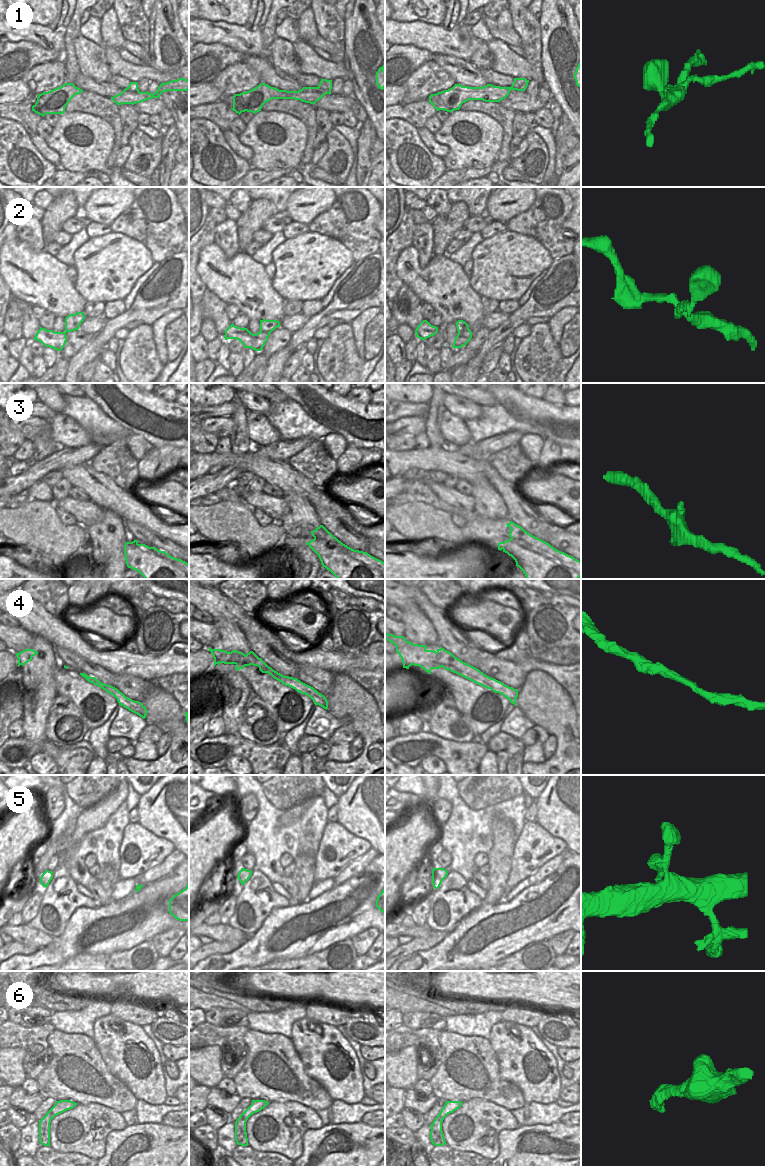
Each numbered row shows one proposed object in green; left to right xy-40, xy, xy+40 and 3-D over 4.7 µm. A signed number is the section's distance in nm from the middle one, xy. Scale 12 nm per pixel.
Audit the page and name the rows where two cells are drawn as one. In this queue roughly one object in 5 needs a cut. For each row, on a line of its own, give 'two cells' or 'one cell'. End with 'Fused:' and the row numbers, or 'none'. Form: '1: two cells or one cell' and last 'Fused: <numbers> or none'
1: one cell
2: one cell
3: two cells
4: one cell
5: one cell
6: one cell
Fused: 3

